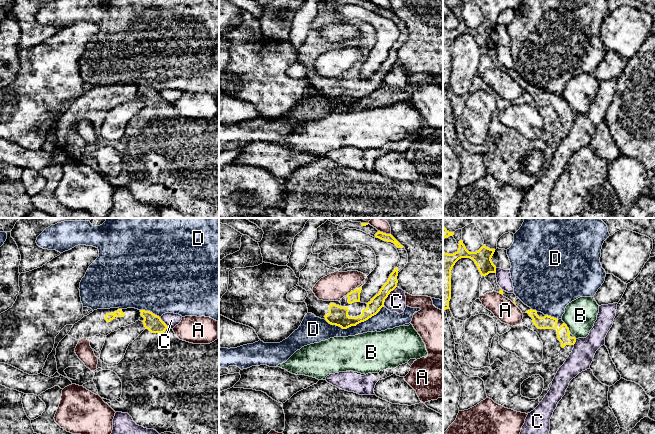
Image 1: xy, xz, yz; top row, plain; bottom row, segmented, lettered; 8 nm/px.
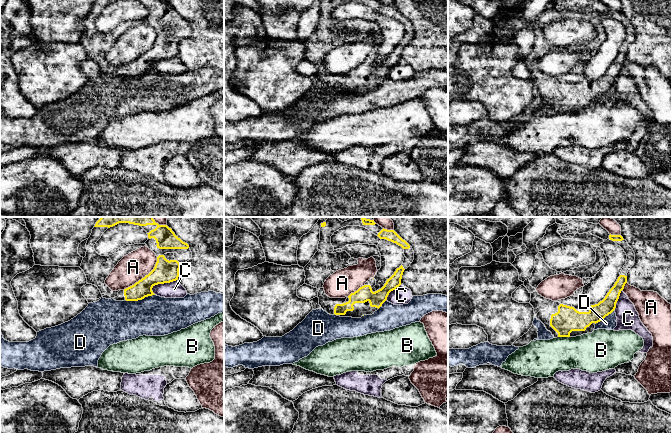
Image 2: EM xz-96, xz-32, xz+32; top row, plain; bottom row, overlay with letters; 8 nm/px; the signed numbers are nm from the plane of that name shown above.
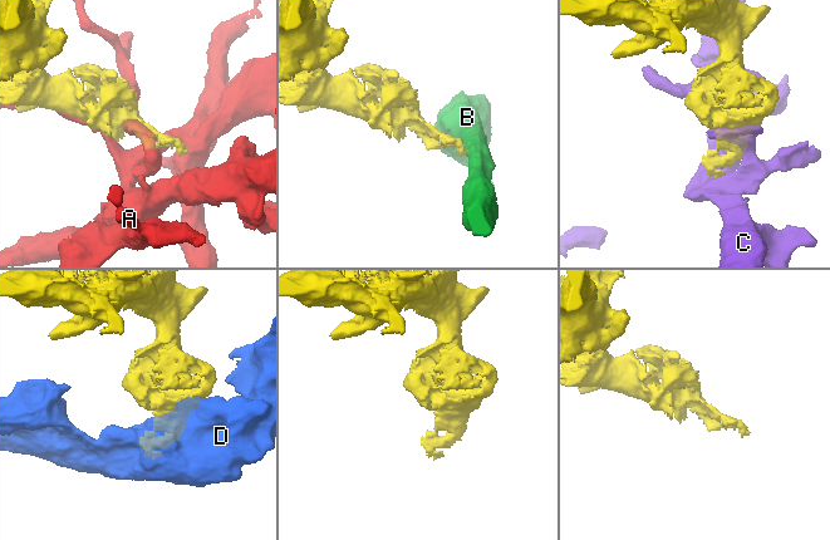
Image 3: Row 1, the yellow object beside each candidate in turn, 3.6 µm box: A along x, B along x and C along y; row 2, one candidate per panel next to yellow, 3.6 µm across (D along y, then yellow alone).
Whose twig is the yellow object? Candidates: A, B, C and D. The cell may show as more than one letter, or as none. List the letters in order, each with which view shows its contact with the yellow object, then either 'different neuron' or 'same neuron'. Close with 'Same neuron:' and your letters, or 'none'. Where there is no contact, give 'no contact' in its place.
A: meets yellow in xz; different neuron
B: meets yellow in yz; different neuron
C: meets yellow in xz; different neuron
D: meets yellow in xz; different neuron
Same neuron: none

